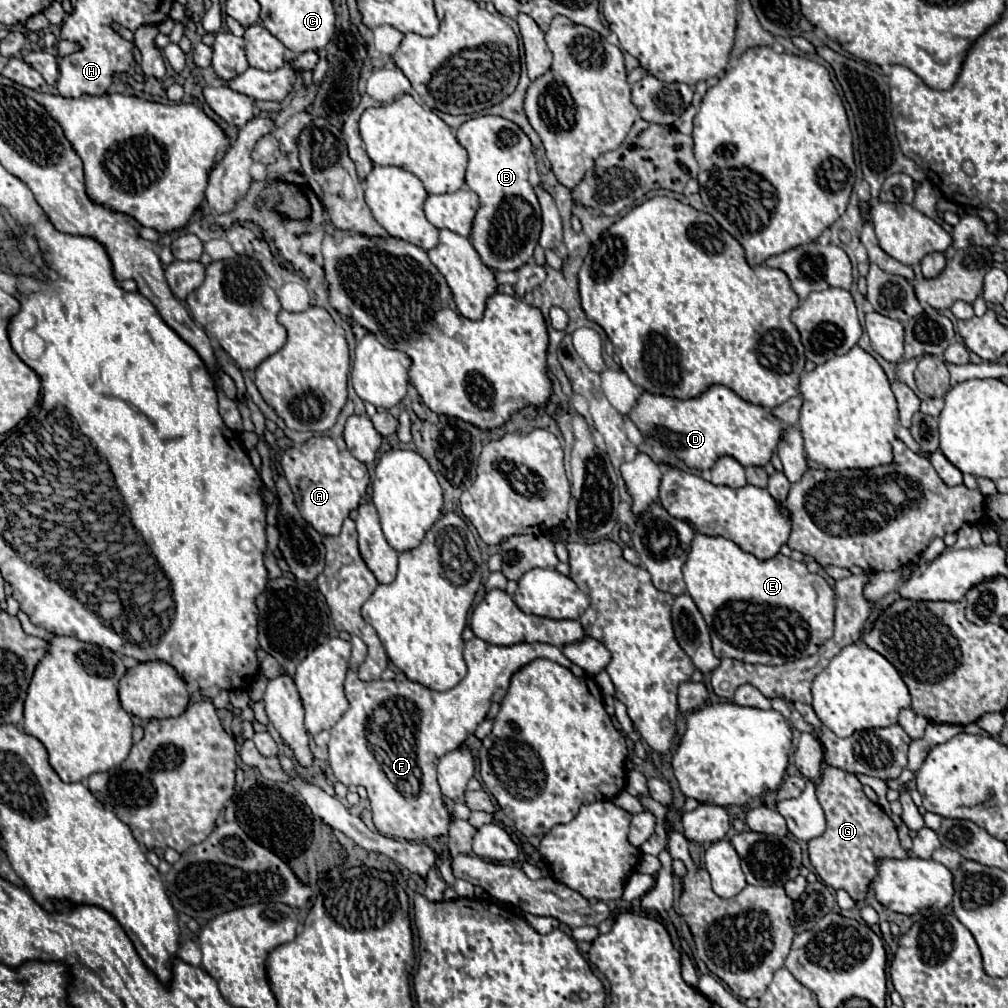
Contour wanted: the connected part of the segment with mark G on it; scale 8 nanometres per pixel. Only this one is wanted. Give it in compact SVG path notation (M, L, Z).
M824 768L816 786L816 796L826 812L826 832L808 842L810 862L826 886L846 890L852 900L864 902L870 882L878 874L878 860L908 856L904 848L900 848L896 826L878 804L866 798L860 780L838 768Z

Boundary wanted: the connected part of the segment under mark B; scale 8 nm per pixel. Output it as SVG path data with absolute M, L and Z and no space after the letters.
M502 116L470 118L458 128L456 138L468 150L468 156L470 156L468 170L466 170L466 184L470 190L474 190L480 196L480 208L476 212L474 226L472 226L472 244L488 268L498 268L504 272L516 270L532 258L534 246L538 244L538 238L540 238L540 226L542 226L540 204L532 184L528 182L528 160L532 156L530 138L522 132L520 126L516 126L514 122Z

